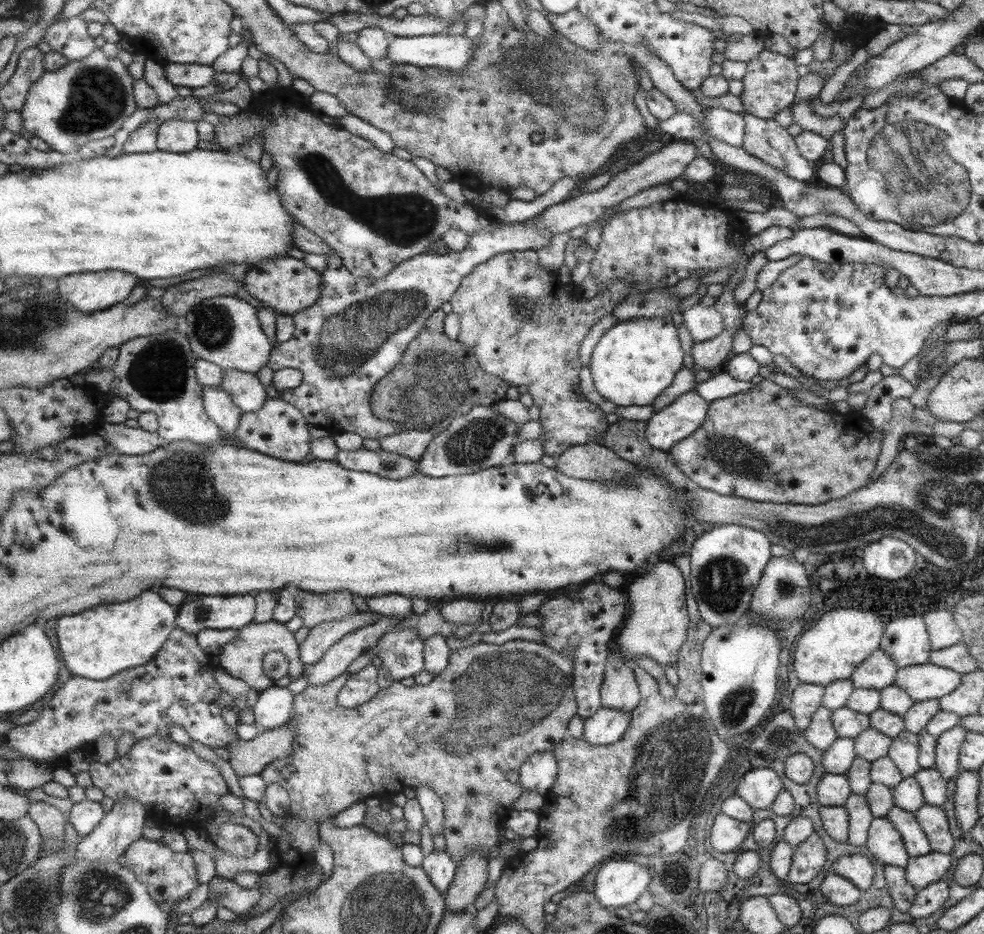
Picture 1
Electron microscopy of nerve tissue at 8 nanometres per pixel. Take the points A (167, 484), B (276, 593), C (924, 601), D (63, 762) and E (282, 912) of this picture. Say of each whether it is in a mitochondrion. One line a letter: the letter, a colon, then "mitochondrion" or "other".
A: mitochondrion
B: other
C: other
D: other
E: other

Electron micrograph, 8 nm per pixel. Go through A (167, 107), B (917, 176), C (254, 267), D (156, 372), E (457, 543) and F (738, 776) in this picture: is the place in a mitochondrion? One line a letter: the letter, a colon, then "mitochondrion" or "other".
A: other
B: mitochondrion
C: other
D: mitochondrion
E: mitochondrion
F: other

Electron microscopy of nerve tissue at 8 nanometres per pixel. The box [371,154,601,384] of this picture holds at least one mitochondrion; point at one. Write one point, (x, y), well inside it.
(529, 311)

